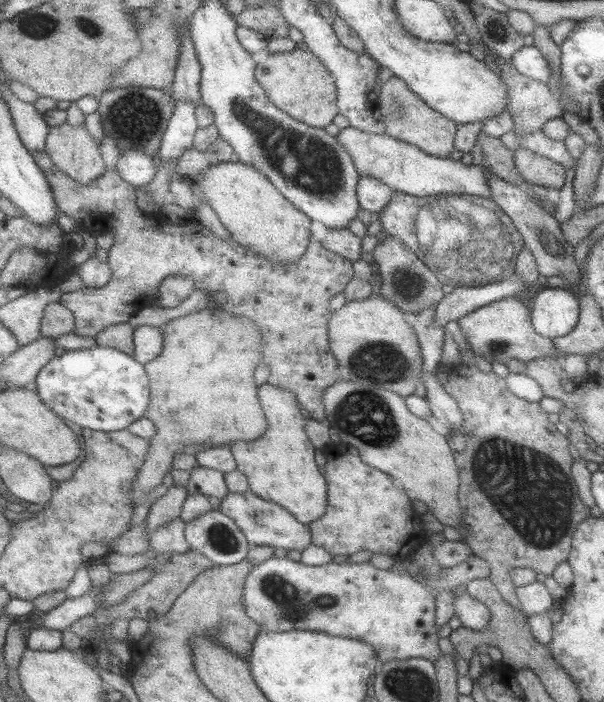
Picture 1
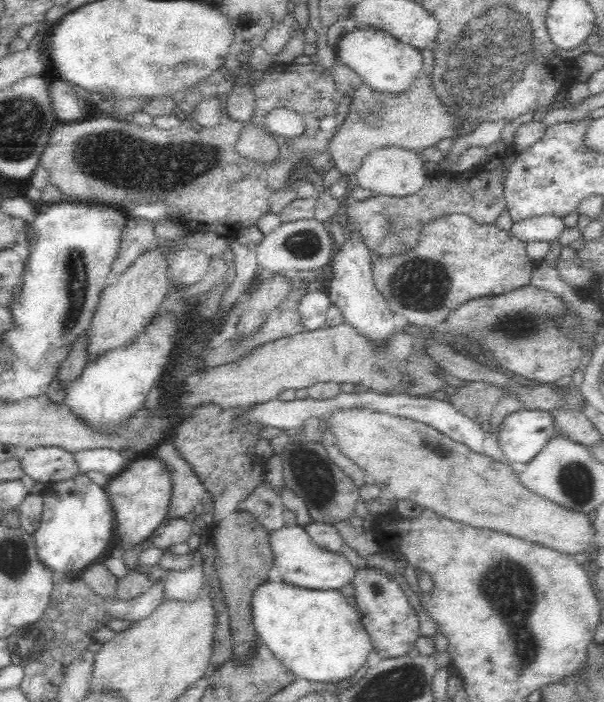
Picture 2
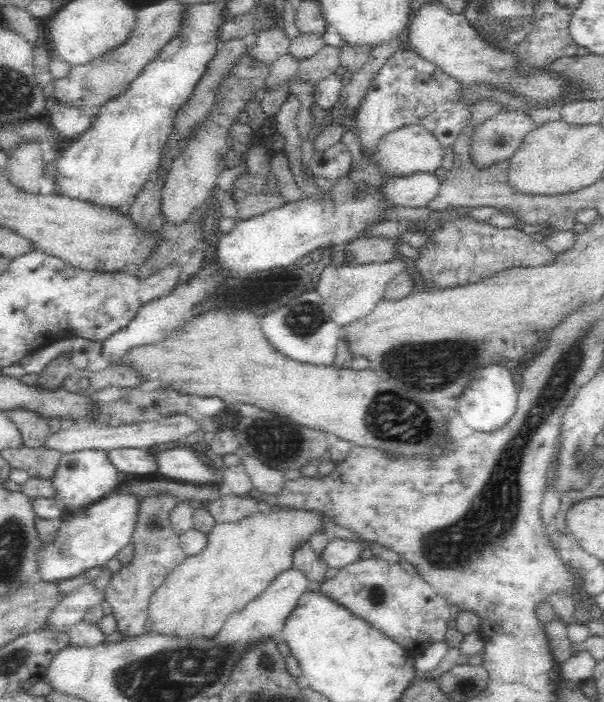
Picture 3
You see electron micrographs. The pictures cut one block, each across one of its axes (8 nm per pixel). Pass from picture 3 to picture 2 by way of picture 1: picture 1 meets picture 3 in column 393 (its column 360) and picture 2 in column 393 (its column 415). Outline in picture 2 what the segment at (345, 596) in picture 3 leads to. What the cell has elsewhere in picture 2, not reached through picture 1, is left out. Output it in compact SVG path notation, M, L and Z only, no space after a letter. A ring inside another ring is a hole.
M364 567L357 569L352 585L354 587L354 594L351 601L361 616L361 624L366 628L371 637L374 650L382 658L394 658L405 655L410 648L414 648L418 636L421 636L421 632L418 618L408 605L409 602L407 602L405 594L402 592L402 588L399 587L400 580L386 573L380 574L376 569Z

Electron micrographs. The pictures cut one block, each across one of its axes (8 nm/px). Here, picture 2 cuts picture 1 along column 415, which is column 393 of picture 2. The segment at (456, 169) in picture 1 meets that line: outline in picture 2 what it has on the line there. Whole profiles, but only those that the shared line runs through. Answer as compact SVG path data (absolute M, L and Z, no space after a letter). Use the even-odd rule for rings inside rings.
M396 147L375 149L361 162L355 172L357 186L370 190L374 196L408 196L418 192L426 180L426 173L418 158L419 152L410 152Z

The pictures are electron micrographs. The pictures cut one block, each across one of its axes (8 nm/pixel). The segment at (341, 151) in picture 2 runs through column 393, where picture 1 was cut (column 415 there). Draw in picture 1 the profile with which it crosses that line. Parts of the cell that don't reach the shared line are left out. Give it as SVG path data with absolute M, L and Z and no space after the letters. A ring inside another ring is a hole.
M391 76L389 80L383 83L380 91L378 110L389 136L406 144L411 144L430 156L449 157L449 154L454 150L453 144L457 125L455 121L449 120L439 112L429 108L423 99L410 92L409 88L395 76Z

